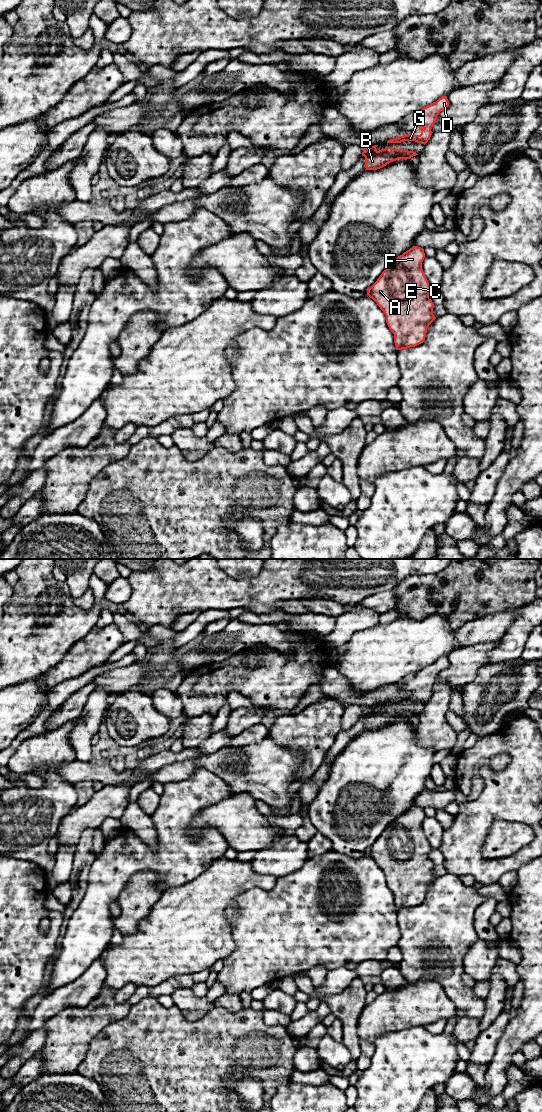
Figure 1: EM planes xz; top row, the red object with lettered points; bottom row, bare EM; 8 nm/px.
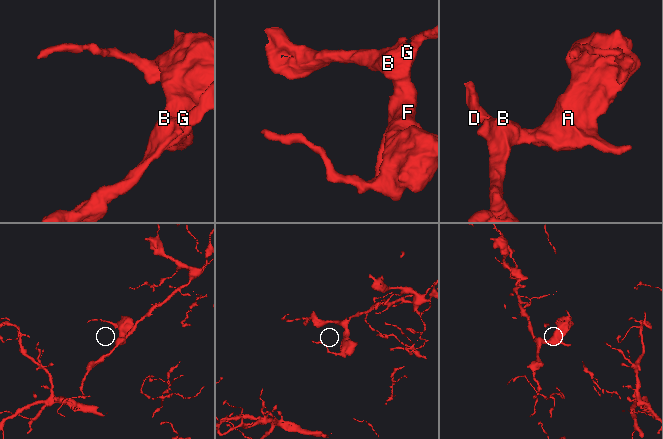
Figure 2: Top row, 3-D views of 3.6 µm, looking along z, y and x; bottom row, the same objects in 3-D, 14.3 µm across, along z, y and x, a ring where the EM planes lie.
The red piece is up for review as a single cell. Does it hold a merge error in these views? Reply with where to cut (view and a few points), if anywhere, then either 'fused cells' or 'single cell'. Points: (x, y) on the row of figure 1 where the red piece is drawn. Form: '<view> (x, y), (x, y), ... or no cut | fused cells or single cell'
no cut | single cell

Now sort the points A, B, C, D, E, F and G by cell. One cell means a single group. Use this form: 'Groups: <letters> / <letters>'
Groups: A B C D E F G

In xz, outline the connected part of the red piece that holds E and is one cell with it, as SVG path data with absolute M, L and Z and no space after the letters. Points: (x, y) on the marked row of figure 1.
M413 246L390 263L367 292L384 312L386 323L394 334L397 350L423 343L429 325L436 319L433 314L434 304L429 297L432 288L422 269L424 258L424 249Z

